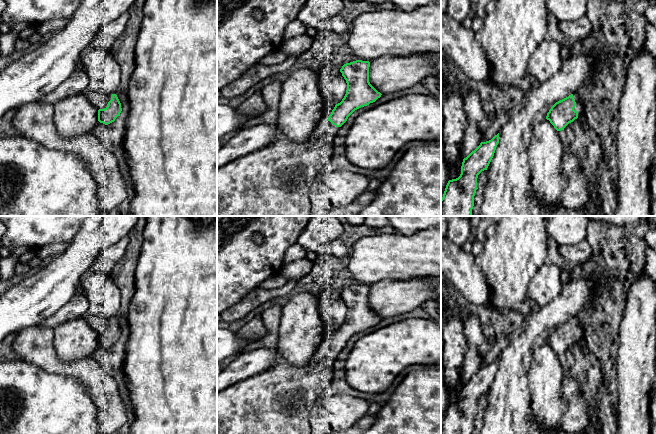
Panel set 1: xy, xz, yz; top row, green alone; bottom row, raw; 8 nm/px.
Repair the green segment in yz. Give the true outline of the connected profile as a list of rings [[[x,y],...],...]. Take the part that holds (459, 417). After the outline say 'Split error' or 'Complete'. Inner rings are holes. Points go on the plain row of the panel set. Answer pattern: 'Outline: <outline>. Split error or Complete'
Outline: [[[499,357],[480,369],[463,383],[461,398],[449,404],[443,421],[441,434],[472,434],[478,399],[487,394],[499,367]]]. Complete

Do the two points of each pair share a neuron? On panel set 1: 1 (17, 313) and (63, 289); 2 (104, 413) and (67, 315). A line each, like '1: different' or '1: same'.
1: same
2: different

